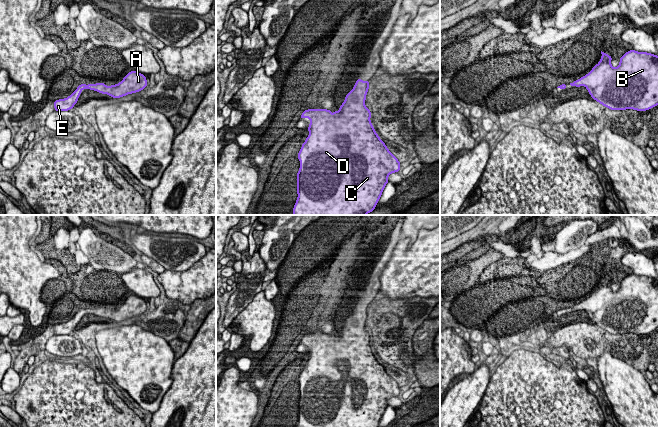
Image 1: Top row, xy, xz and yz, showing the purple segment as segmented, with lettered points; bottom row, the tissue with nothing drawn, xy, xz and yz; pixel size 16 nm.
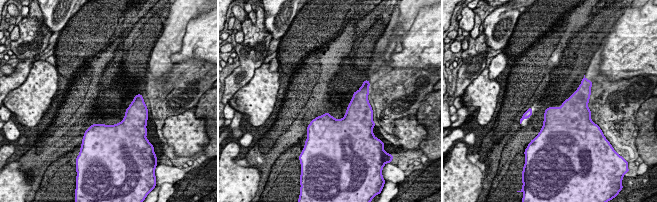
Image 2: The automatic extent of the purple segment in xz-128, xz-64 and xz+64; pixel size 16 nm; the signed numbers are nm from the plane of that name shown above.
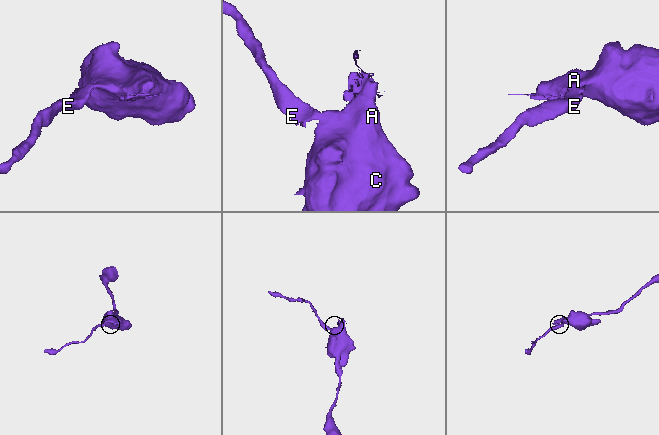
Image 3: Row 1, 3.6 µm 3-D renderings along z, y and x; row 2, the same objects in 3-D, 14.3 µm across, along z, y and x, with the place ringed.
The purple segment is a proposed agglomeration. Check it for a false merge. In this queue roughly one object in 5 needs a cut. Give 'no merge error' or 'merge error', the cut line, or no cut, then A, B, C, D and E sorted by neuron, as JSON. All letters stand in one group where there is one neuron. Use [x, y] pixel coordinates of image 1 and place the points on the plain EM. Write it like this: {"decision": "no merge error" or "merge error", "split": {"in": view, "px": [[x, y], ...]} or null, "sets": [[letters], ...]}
{"decision": "no merge error", "split": null, "sets": [["A", "B", "C", "D", "E"]]}

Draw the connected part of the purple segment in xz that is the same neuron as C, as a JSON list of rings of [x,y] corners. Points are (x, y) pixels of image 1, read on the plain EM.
[[[357,303],[353,313],[346,319],[339,335],[326,333],[305,334],[301,343],[309,342],[309,360],[298,377],[300,393],[297,397],[296,427],[378,427],[391,397],[399,396],[400,386],[388,374],[371,348],[371,336],[365,330],[370,305]]]

